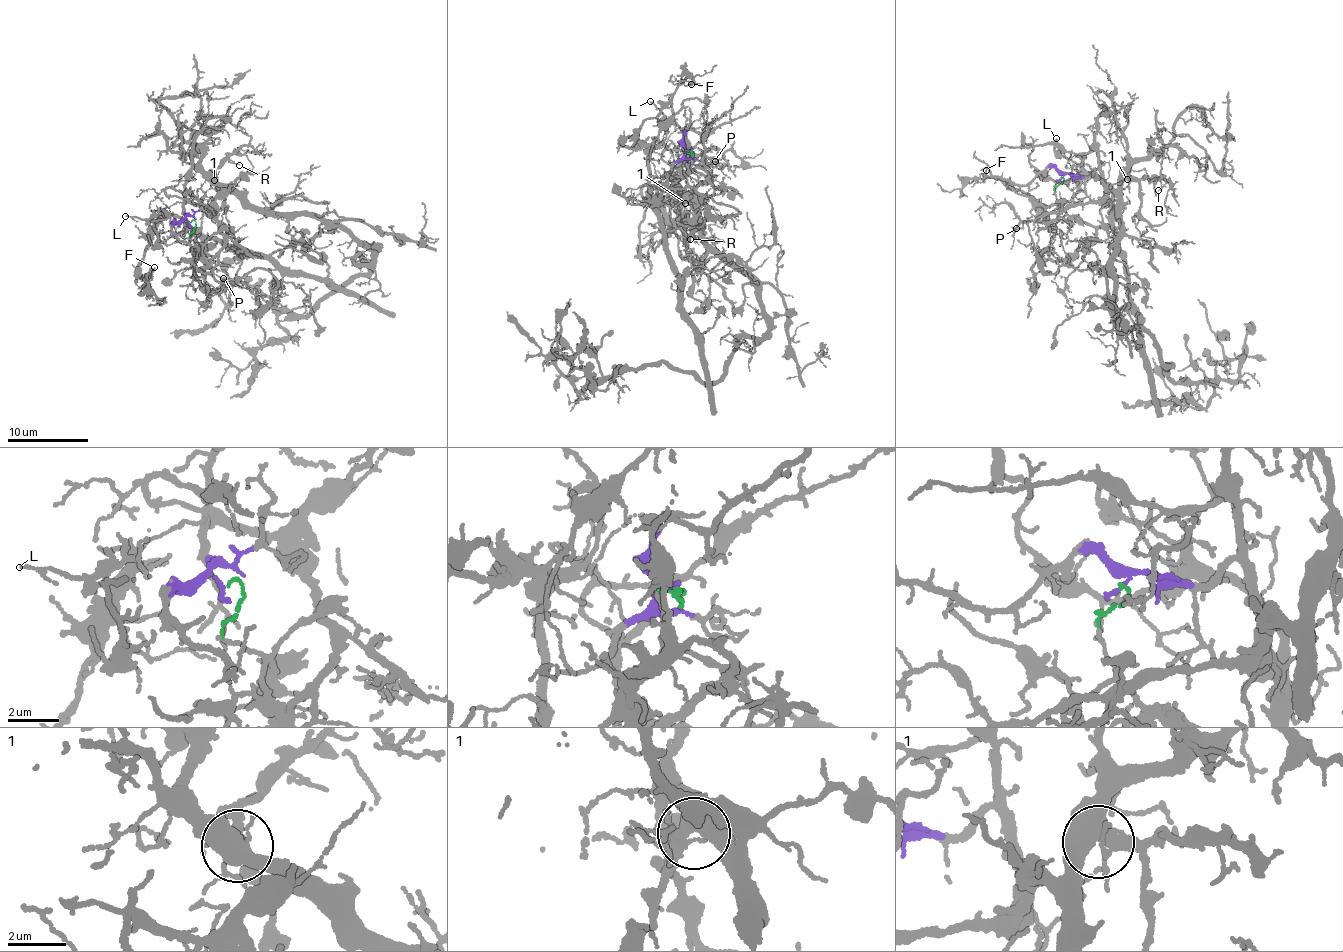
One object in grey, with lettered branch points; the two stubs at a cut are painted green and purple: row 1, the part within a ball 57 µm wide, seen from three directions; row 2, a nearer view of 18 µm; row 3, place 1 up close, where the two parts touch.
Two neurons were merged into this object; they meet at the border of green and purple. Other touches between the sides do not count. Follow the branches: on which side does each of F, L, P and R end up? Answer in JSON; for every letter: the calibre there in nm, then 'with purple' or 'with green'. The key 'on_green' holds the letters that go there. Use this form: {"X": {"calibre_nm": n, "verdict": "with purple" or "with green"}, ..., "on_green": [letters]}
{"F": {"calibre_nm": 100, "verdict": "with green"}, "L": {"calibre_nm": 100, "verdict": "with green"}, "P": {"calibre_nm": 130, "verdict": "with purple"}, "R": {"calibre_nm": 90, "verdict": "with purple"}, "on_green": ["F", "L"]}

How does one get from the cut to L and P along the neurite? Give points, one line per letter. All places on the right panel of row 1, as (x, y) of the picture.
L: (1061, 178), (1055, 190), (1066, 213), (1096, 226), (1109, 222), (1109, 189), (1104, 182), (1058, 155), (1055, 138)
P: (1061, 178), (1069, 174), (1086, 177), (1099, 170), (1104, 192), (1100, 200), (1066, 205), (1015, 228)

